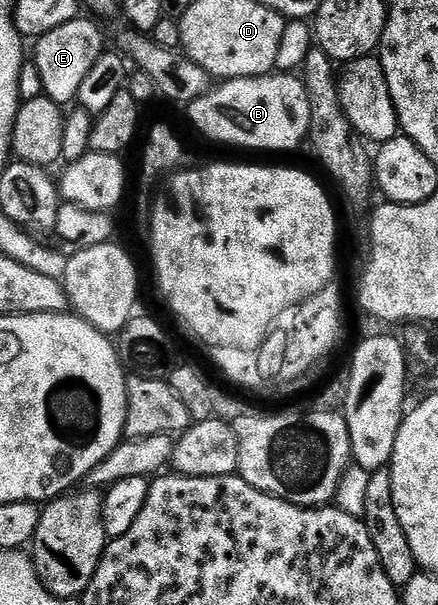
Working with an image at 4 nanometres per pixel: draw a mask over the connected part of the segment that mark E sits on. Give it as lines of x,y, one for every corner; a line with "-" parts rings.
77,16
74,20
58,24
58,28
41,34
35,39
34,46
36,46
34,69
40,80
43,97
61,104
67,104
68,101
71,103
75,99
78,84
82,82
84,75
102,50
99,28
84,16

